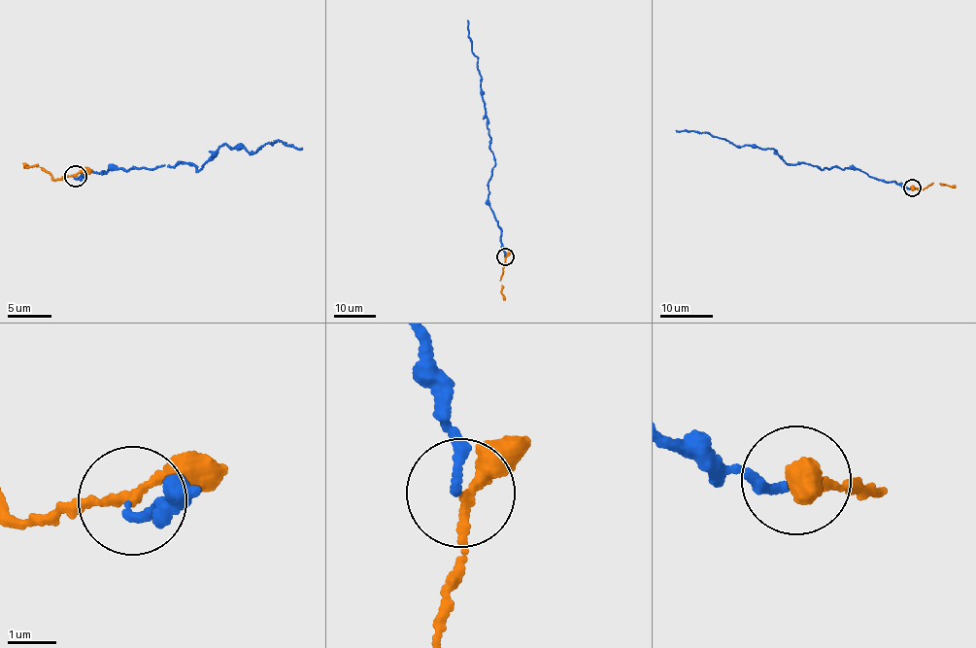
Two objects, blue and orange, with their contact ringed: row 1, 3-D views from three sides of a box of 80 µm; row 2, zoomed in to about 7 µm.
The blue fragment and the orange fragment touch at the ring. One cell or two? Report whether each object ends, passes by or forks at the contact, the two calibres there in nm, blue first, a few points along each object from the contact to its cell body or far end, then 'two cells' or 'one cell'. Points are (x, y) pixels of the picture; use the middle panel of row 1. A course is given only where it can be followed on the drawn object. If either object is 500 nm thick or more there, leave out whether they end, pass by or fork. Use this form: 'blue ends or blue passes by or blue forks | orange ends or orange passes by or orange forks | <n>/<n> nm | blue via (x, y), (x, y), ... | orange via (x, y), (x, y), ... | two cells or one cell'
blue ends | orange passes by | 130/160 nm | blue via (504, 256), (501, 228), (488, 204), (488, 183), (495, 163), (467, 19) | orange via (505, 256), (500, 278), (504, 300) | one cell

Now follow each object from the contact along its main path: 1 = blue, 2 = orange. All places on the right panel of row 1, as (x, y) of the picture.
1: (911, 187), (883, 182), (855, 168), (789, 164), (772, 148), (737, 148), (706, 132), (675, 130)
2: (911, 188), (921, 189), (930, 184), (956, 186)

